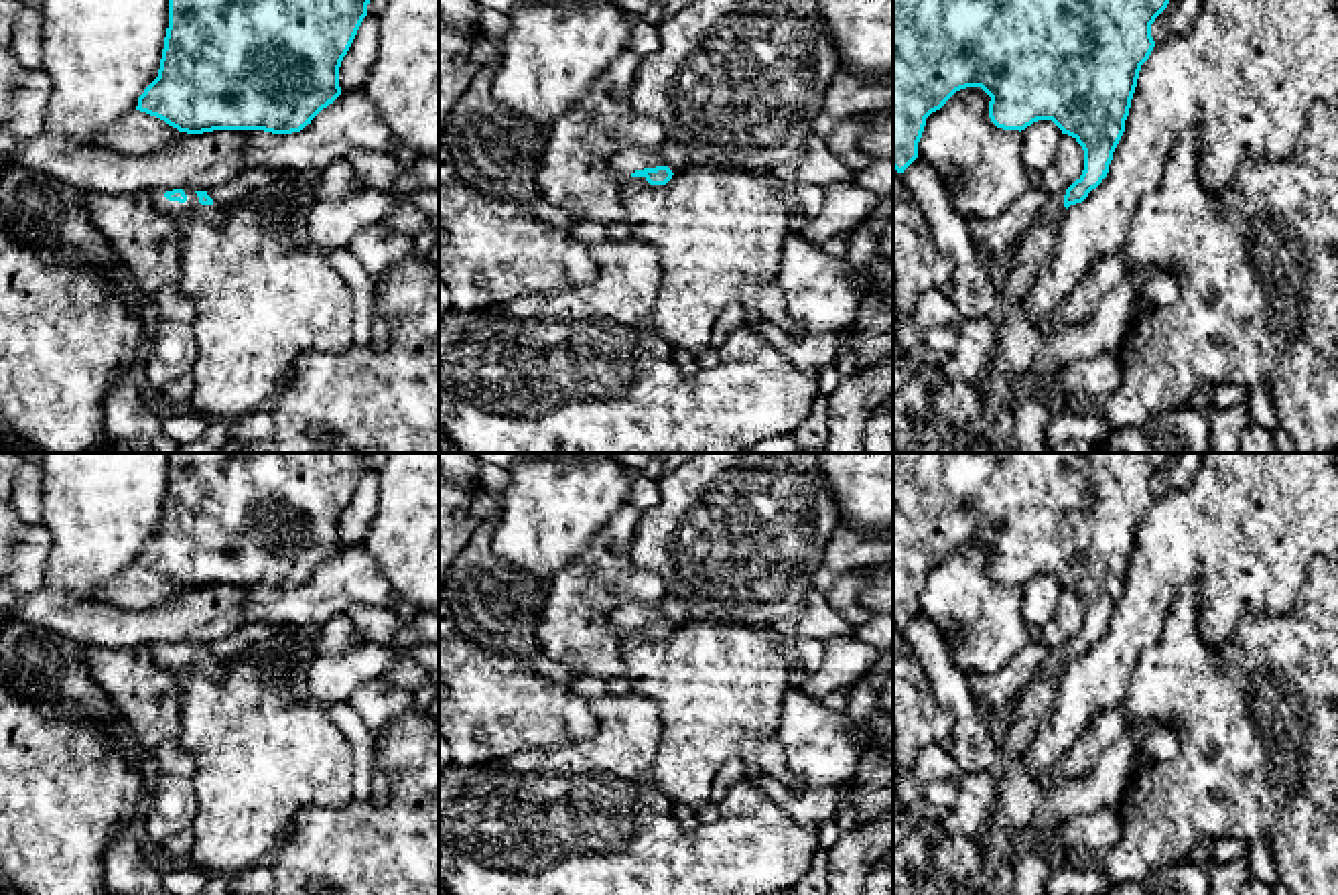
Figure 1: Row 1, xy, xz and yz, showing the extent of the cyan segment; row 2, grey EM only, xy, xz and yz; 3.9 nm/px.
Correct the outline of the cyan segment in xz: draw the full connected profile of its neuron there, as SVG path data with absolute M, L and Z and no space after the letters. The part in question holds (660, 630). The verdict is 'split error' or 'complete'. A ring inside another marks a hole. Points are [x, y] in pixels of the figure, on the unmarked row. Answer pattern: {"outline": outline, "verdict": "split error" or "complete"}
{"outline": "M662 601L650 605L621 605L611 613L609 627L621 639L633 631L644 631L650 639L666 639L674 629L664 617Z", "verdict": "split error"}

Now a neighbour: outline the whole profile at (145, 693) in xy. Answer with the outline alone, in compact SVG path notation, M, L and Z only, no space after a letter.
M89 645L83 656L91 678L124 718L136 749L150 753L169 741L179 741L177 678L148 649Z

